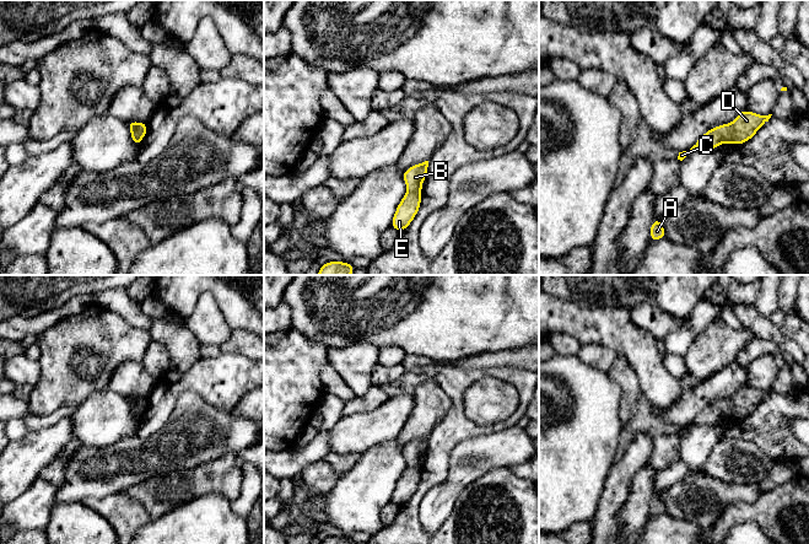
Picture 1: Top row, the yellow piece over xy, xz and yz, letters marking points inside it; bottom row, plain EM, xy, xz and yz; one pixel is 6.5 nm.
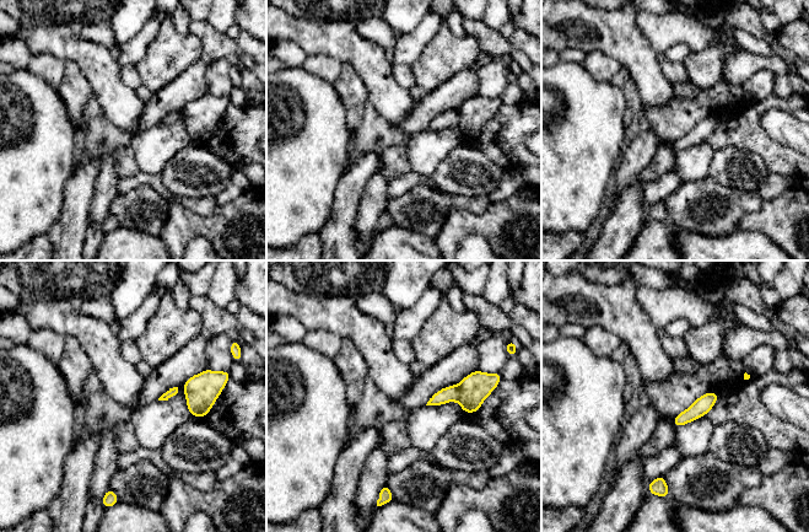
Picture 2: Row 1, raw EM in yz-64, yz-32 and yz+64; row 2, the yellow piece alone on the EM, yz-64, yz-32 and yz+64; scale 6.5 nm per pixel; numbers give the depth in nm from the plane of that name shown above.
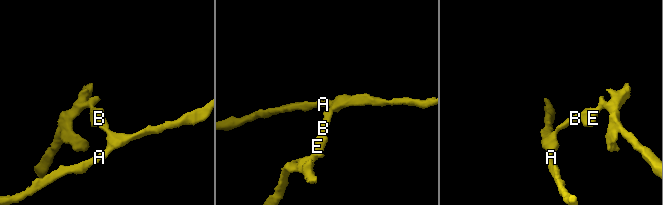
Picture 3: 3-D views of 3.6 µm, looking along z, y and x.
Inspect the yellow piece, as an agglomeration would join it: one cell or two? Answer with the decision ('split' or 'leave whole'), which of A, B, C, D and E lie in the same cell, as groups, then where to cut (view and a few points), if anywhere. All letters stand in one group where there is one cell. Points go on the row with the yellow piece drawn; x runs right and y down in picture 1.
split; A B C / D E; cut in yz along (732, 123), (733, 132), (729, 141)

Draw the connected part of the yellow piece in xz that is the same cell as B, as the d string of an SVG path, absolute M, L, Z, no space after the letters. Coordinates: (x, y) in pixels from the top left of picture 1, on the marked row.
M428 161L414 165L403 173L409 193L421 194L422 182L427 174Z

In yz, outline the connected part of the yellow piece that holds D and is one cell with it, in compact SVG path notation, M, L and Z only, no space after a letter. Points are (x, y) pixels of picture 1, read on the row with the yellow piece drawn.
M750 111L740 112L733 120L734 131L732 135L732 144L741 145L749 141L757 130L771 118L772 114L760 115Z

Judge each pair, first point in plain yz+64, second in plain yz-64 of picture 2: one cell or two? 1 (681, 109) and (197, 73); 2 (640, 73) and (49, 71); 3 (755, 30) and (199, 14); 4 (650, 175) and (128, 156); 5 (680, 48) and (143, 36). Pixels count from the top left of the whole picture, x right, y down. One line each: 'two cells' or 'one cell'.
1: one cell
2: two cells
3: two cells
4: one cell
5: one cell

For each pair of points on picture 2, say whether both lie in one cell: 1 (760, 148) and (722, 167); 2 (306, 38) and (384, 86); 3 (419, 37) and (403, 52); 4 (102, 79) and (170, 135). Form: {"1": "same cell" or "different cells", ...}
{"1": "different cells", "2": "same cell", "3": "same cell", "4": "different cells"}

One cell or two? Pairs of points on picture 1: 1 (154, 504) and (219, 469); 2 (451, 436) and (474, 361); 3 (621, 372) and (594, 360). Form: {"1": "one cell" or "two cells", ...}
{"1": "one cell", "2": "two cells", "3": "two cells"}

